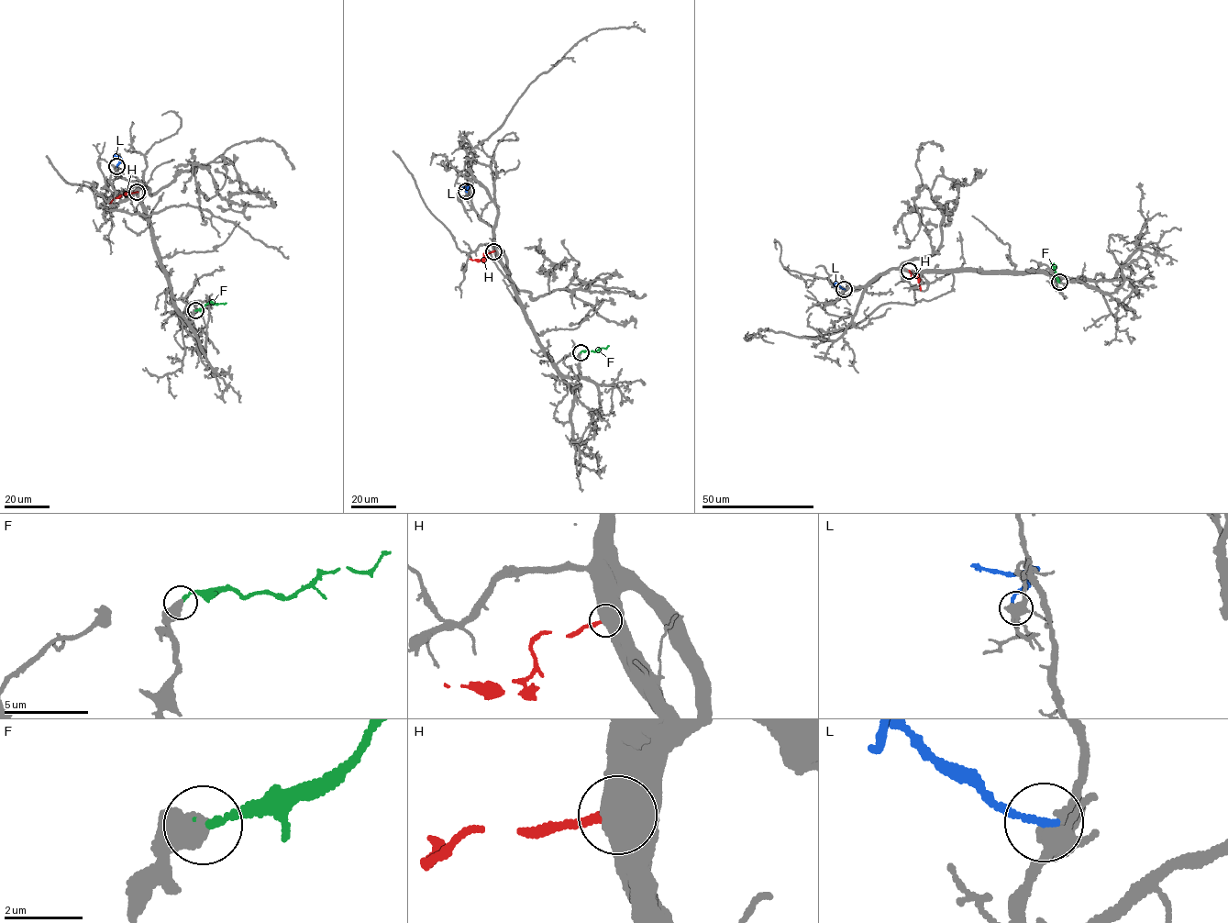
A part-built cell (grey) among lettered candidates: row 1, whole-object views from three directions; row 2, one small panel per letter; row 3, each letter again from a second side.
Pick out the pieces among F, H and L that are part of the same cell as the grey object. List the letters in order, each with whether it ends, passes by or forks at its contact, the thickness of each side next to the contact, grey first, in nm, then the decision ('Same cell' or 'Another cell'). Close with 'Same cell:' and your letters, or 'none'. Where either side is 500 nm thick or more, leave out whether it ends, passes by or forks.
F: Thickness 600 nm (grey) against 200 nm. Same cell
H: Thickness 750 nm (grey) against 240 nm. Another cell
L: It ends there. Thickness 440 nm (grey) against 190 nm. Another cell
Same cell: F

